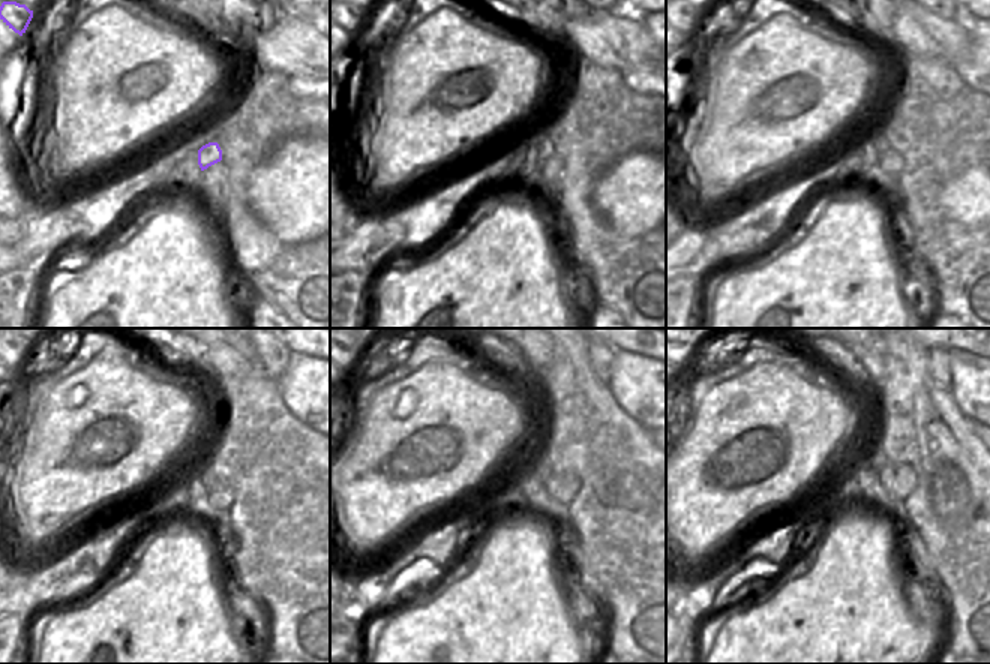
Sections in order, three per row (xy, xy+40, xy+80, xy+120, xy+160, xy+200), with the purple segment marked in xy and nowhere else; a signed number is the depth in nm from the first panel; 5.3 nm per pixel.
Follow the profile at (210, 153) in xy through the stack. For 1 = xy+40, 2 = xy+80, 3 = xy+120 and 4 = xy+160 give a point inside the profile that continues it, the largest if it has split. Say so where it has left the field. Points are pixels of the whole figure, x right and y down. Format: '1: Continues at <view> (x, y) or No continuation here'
1: Continues at xy+40 (545, 149)
2: Continues at xy+80 (878, 137)
3: Continues at xy+120 (204, 469)
4: Continues at xy+160 (540, 460).

